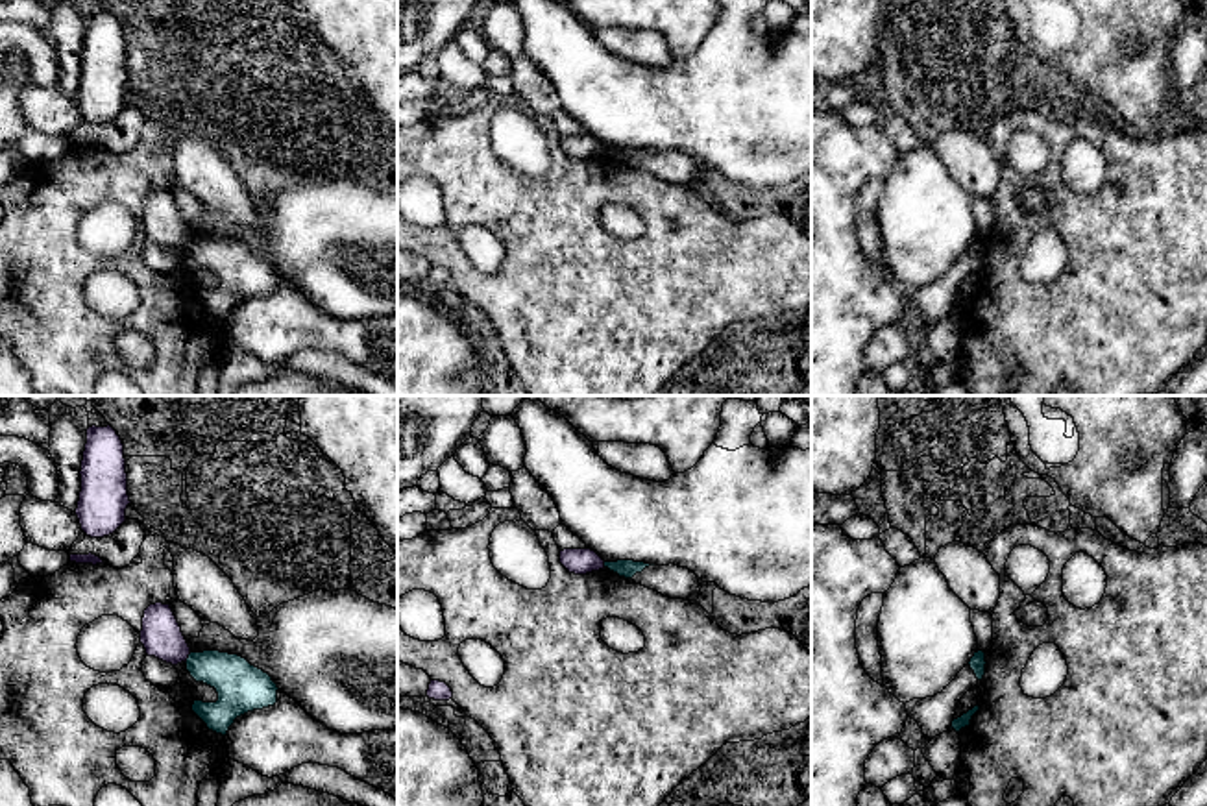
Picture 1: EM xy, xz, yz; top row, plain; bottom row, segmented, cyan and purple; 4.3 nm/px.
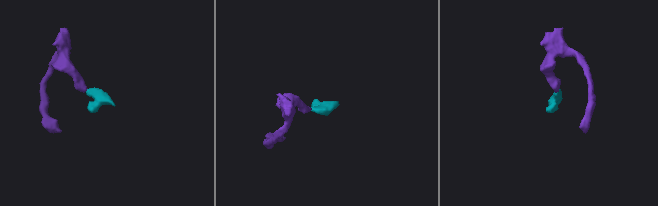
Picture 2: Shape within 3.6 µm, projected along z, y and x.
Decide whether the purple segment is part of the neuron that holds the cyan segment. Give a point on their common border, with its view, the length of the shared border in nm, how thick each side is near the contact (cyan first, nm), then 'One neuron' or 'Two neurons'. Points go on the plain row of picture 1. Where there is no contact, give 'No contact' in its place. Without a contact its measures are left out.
Touches cyan at xy (187, 244). Shared border 50 nm. Thickness 200 nm (cyan) against 180 nm. Two neurons

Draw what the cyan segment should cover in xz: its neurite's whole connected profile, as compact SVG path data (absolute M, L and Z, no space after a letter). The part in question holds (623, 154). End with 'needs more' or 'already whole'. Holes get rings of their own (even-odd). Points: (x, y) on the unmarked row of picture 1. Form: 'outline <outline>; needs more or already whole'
outline M634 146L604 148L604 153L625 165L632 165L636 159L641 159L649 152L654 150L634 148Z; already whole

